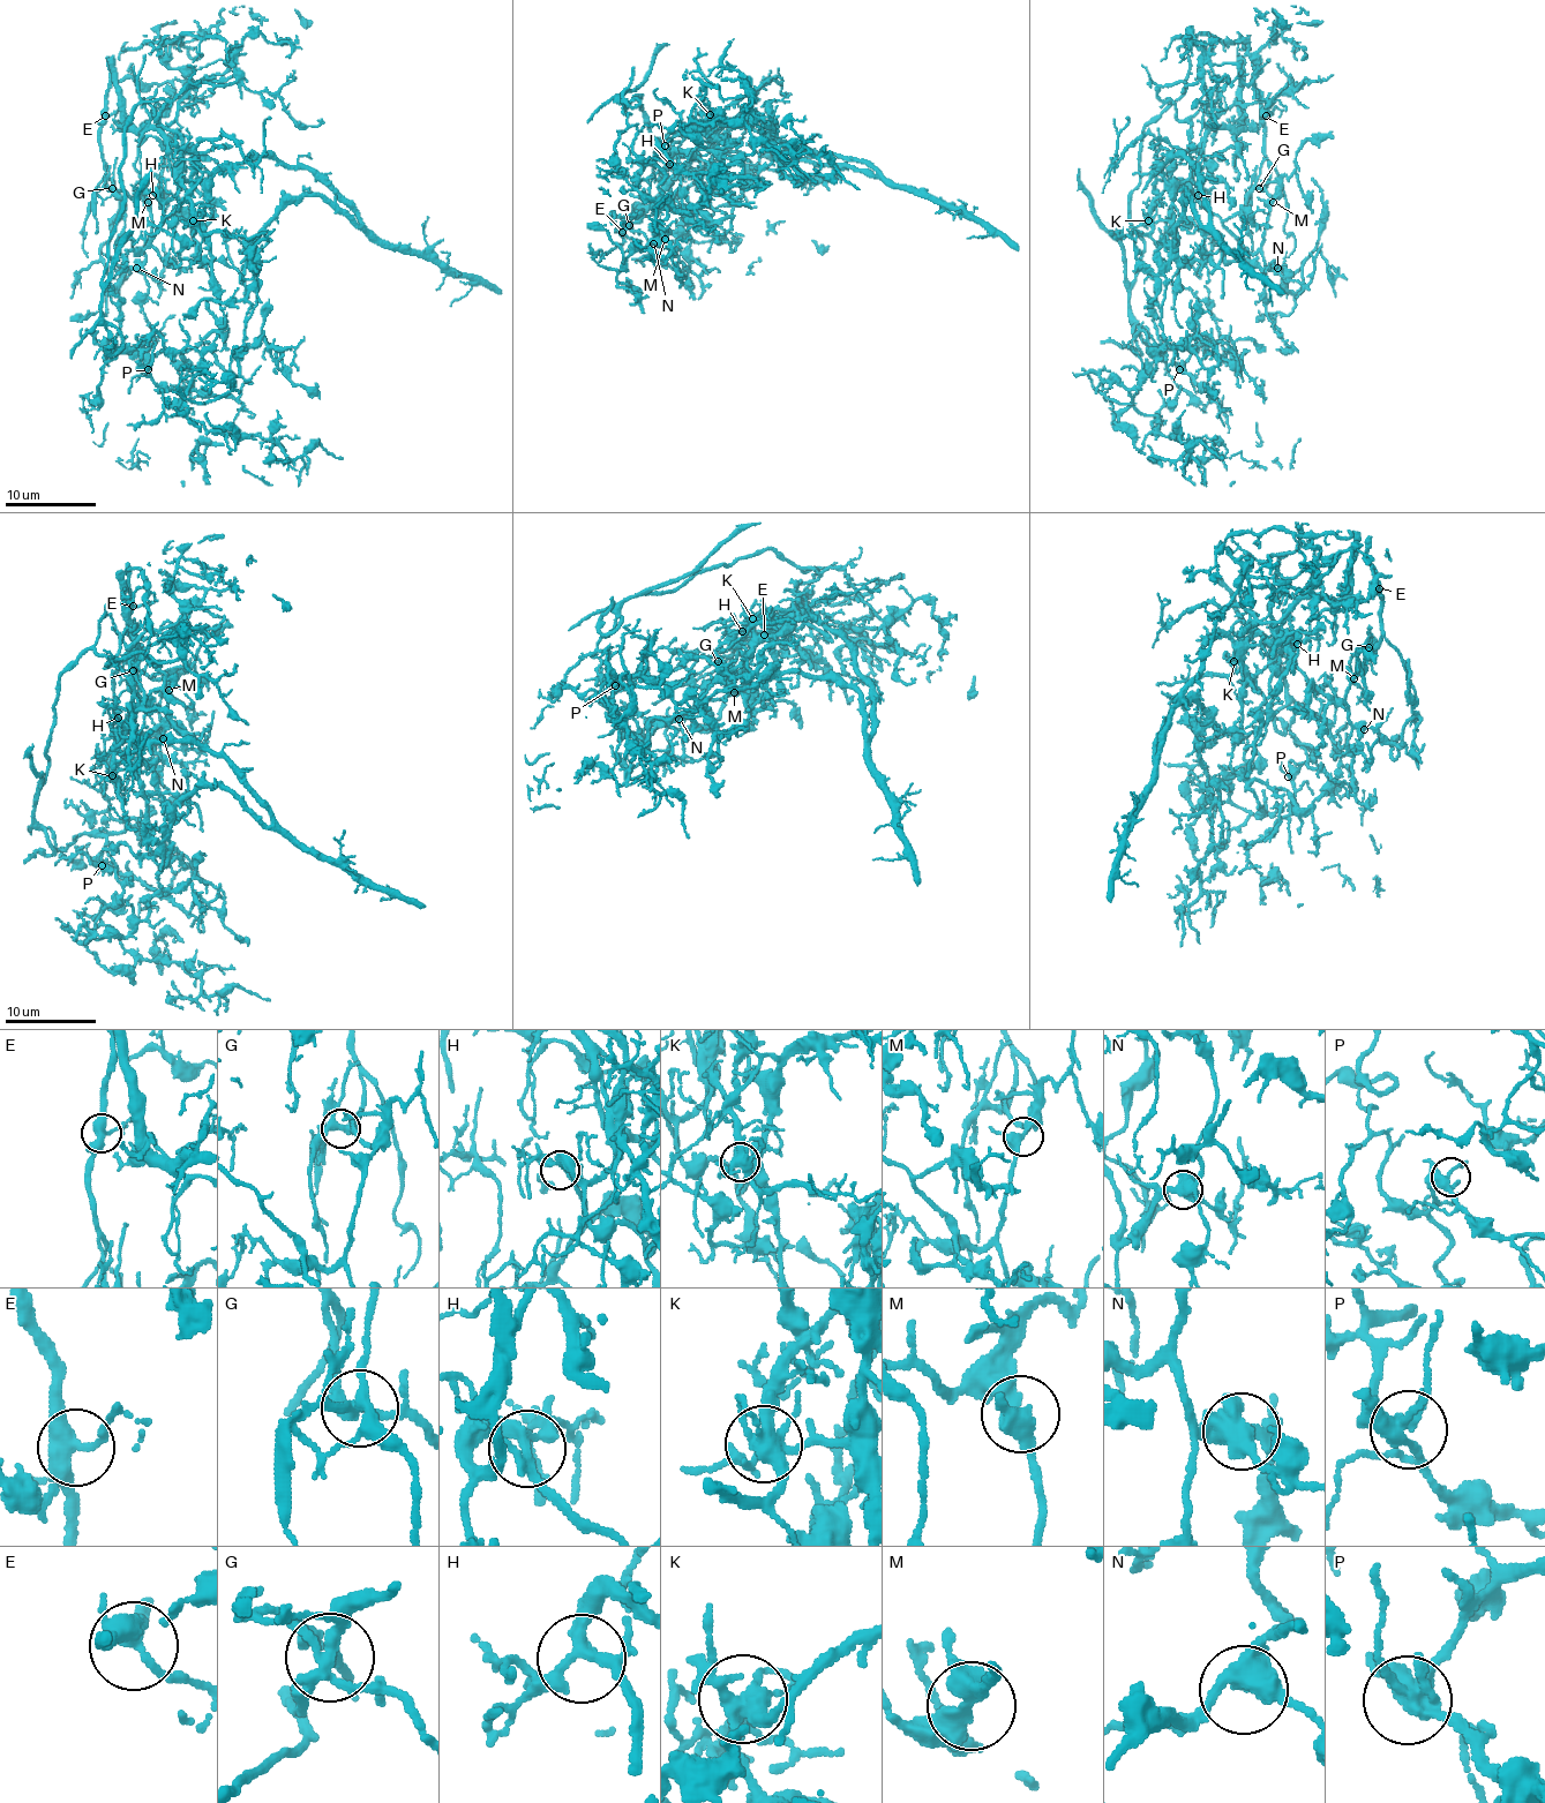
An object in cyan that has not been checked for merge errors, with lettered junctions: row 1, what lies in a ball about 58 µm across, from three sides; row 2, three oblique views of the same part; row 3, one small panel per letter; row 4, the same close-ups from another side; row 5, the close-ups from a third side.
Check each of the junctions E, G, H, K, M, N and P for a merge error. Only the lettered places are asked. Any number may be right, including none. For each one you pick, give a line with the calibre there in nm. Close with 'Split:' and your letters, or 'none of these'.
K: calibre 400 nm
M: calibre 400 nm
Split: K, M

